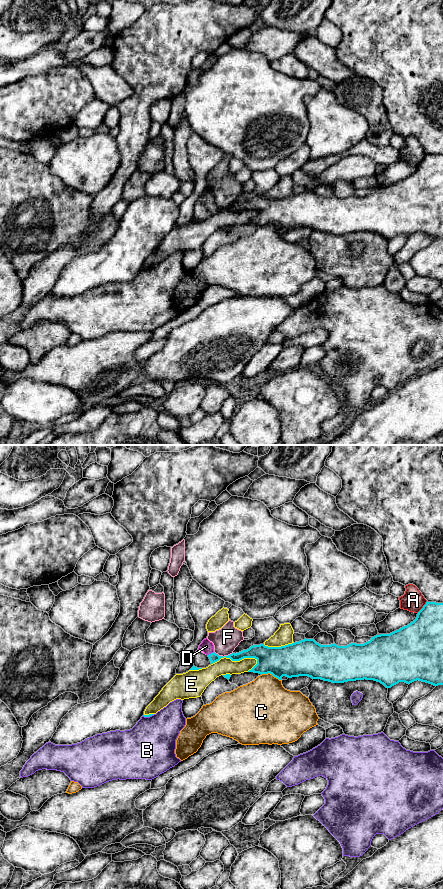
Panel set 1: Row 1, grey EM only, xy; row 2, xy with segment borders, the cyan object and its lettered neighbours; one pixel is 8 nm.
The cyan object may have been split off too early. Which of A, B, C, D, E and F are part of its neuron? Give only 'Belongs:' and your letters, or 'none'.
Belongs: D

